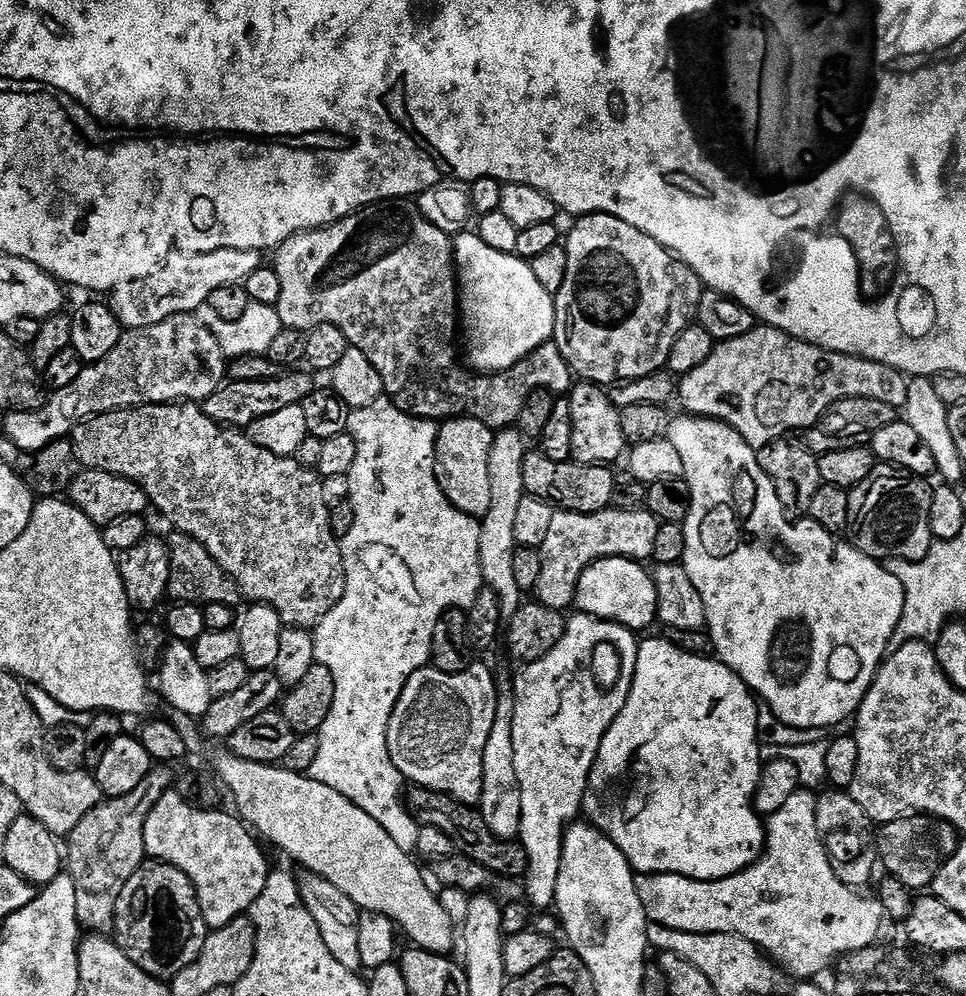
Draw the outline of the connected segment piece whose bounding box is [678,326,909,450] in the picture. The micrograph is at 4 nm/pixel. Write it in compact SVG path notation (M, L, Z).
M757 326L750 330L750 334L742 334L742 338L719 341L710 358L706 358L698 370L690 370L690 374L679 377L678 401L685 413L721 420L742 434L751 448L759 450L789 434L819 425L824 411L834 402L846 398L874 398L874 402L886 402L886 406L903 409L908 381L909 377L904 373L882 362L828 352L804 340L795 340L777 328Z

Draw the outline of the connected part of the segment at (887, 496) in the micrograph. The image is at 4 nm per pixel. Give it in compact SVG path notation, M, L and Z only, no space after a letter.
M880 464L870 478L850 492L850 543L872 560L924 560L934 548L930 530L930 498L933 485L923 476L914 476L891 464Z

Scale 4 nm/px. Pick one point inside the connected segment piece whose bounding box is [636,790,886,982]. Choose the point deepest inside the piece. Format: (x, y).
(789, 902)

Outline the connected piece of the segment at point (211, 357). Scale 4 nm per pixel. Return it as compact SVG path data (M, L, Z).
M195 314L171 316L145 328L130 328L106 358L85 366L66 390L51 393L33 412L7 413L3 417L4 432L21 453L40 452L54 441L65 439L77 424L107 412L142 404L203 402L225 383L228 366L217 338Z

